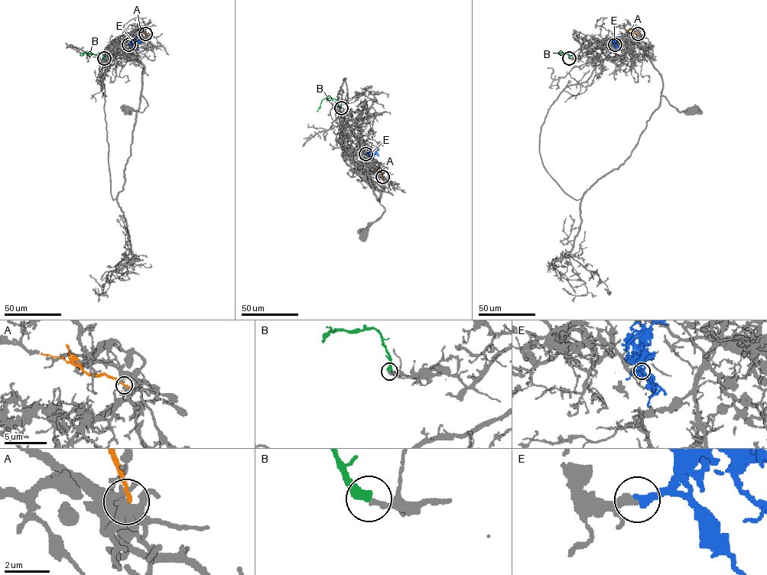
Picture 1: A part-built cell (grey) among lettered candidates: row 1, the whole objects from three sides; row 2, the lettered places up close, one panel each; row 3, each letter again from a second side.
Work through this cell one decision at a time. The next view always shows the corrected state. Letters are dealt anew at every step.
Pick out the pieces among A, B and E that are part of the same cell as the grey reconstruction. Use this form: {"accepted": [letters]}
{"accepted": ["E"]}

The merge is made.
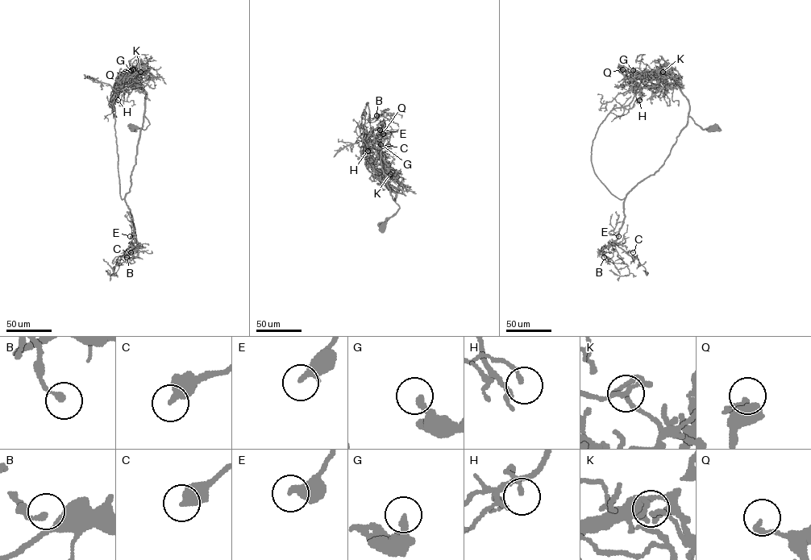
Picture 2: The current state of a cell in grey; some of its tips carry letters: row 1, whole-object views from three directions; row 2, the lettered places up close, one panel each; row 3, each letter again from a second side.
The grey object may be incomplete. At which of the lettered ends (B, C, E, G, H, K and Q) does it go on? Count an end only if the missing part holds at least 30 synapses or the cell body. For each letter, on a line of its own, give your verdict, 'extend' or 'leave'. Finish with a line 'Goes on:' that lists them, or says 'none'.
B: leave
C: leave
E: leave
G: leave
H: leave
K: leave
Q: leave
Goes on: none

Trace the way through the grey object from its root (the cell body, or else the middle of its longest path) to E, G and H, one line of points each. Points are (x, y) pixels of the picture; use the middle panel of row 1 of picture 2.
E: (383, 226), (399, 206), (391, 194), (381, 168), (380, 146), (375, 136), (384, 134), (384, 126), (380, 130)
G: (383, 226), (399, 206), (393, 200), (396, 193), (373, 168), (372, 163), (380, 144)
H: (383, 226), (399, 206), (393, 200), (396, 193), (377, 178), (376, 170), (366, 156), (368, 151)

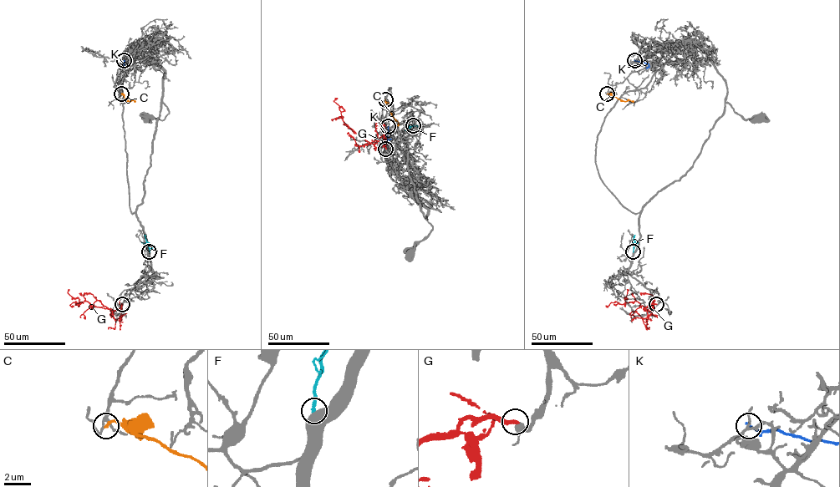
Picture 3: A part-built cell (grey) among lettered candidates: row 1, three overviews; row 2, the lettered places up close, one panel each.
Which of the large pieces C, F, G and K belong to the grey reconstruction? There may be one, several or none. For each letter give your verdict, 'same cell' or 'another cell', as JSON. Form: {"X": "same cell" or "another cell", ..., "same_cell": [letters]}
{"C": "another cell", "F": "another cell", "G": "another cell", "K": "another cell", "same_cell": []}

